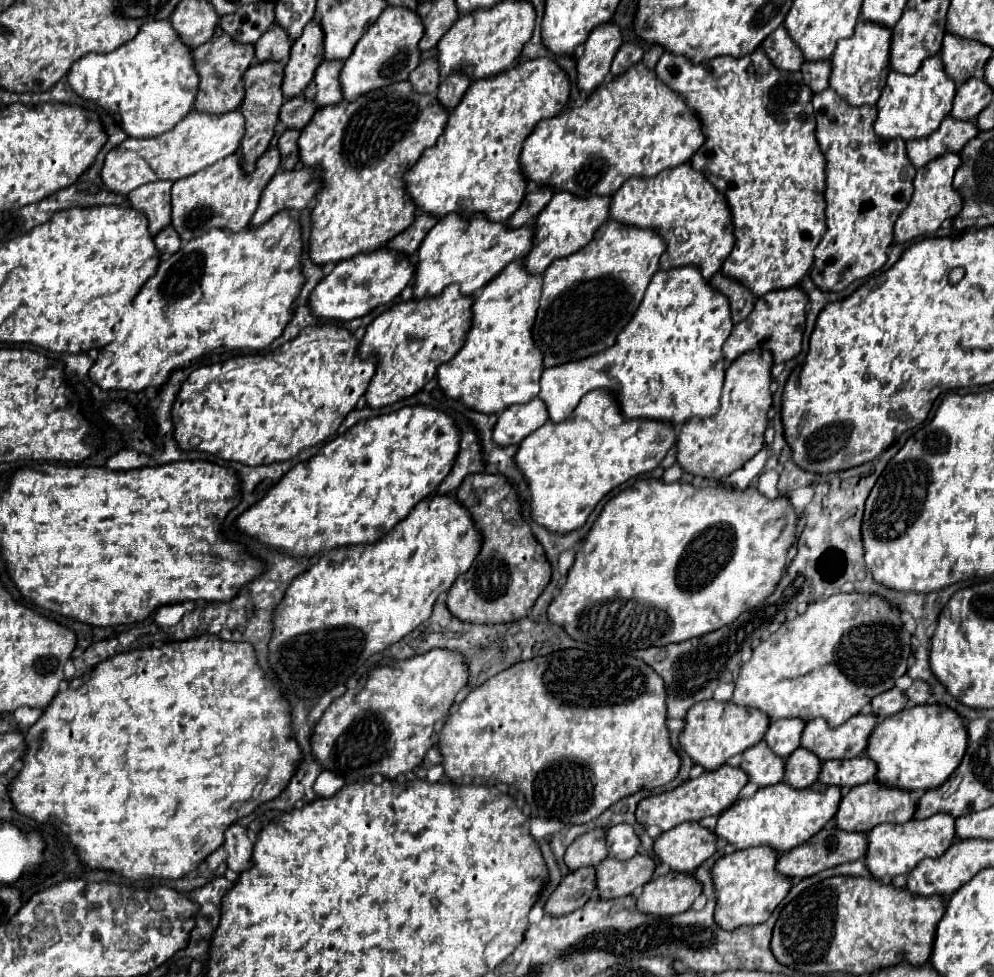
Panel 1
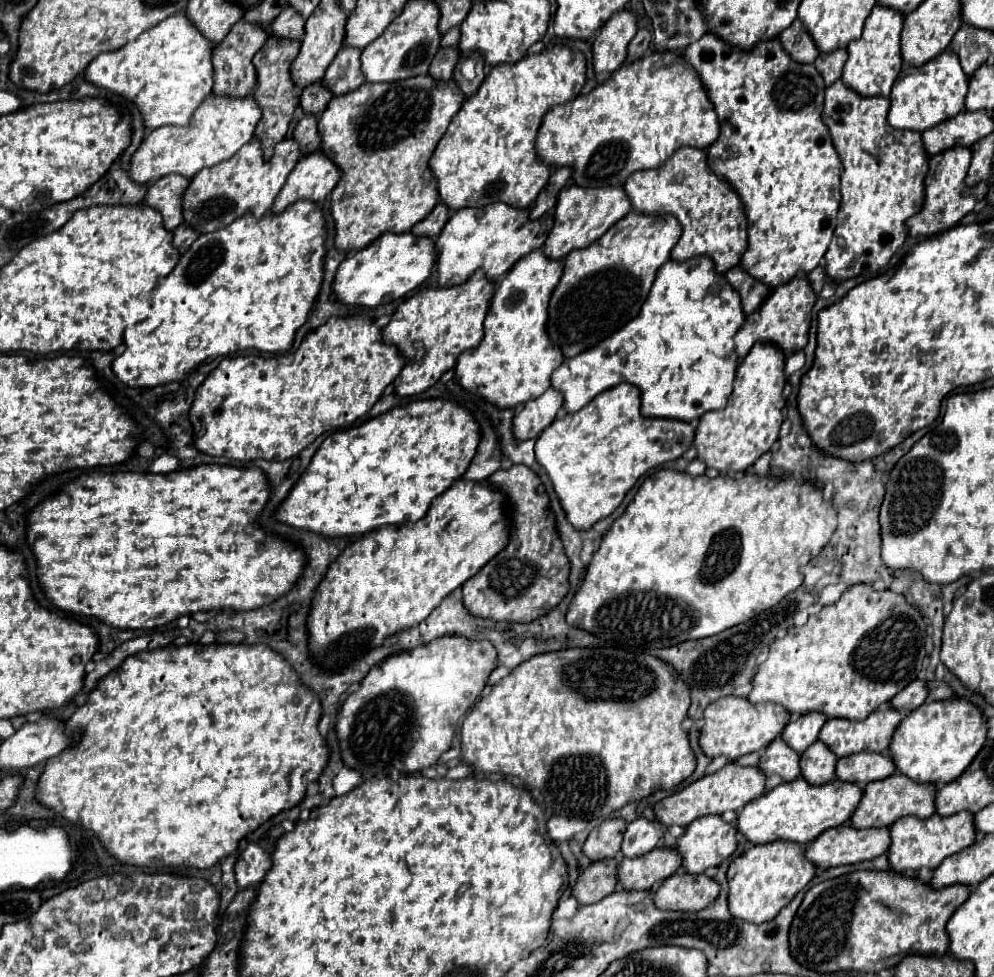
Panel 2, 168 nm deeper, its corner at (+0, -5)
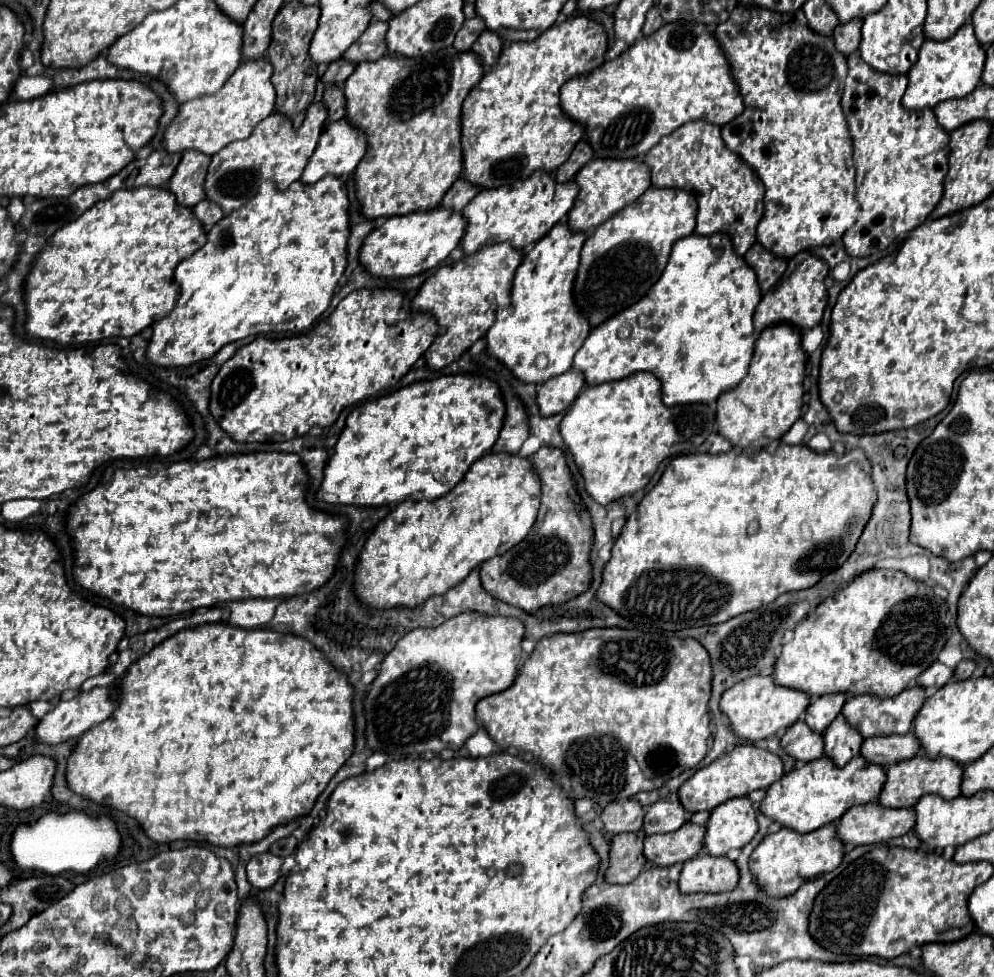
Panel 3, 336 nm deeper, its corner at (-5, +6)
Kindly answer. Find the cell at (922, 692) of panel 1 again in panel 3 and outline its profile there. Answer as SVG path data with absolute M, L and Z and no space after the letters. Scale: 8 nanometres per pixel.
M961 660L961 662L955 666L953 676L955 676L957 680L967 680L967 678L973 674L973 670L975 670L975 662L971 662L971 660Z

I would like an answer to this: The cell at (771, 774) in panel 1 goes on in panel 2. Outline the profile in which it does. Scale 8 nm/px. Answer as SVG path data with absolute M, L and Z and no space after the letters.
M778 737L762 753L758 767L766 777L776 773L784 781L794 781L796 777L800 777L800 753L796 753Z

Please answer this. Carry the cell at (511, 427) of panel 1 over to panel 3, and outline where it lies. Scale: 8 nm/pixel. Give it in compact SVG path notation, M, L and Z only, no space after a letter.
M567 370L561 376L549 378L539 390L537 390L537 406L541 416L555 416L565 412L573 400L577 398L577 394L583 388L583 374L579 374L579 370Z

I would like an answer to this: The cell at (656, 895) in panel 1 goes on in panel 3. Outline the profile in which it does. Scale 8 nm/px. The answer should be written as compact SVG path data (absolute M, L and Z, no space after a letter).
M695 856L683 864L681 876L679 876L679 890L683 894L691 892L725 892L733 890L733 886L739 880L739 870L735 868L735 862L721 856Z

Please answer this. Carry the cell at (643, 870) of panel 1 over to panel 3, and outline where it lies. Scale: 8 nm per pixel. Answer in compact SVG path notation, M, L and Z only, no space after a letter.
M687 822L675 832L647 836L643 844L643 856L657 868L667 868L675 862L691 860L703 848L703 832L705 826Z

